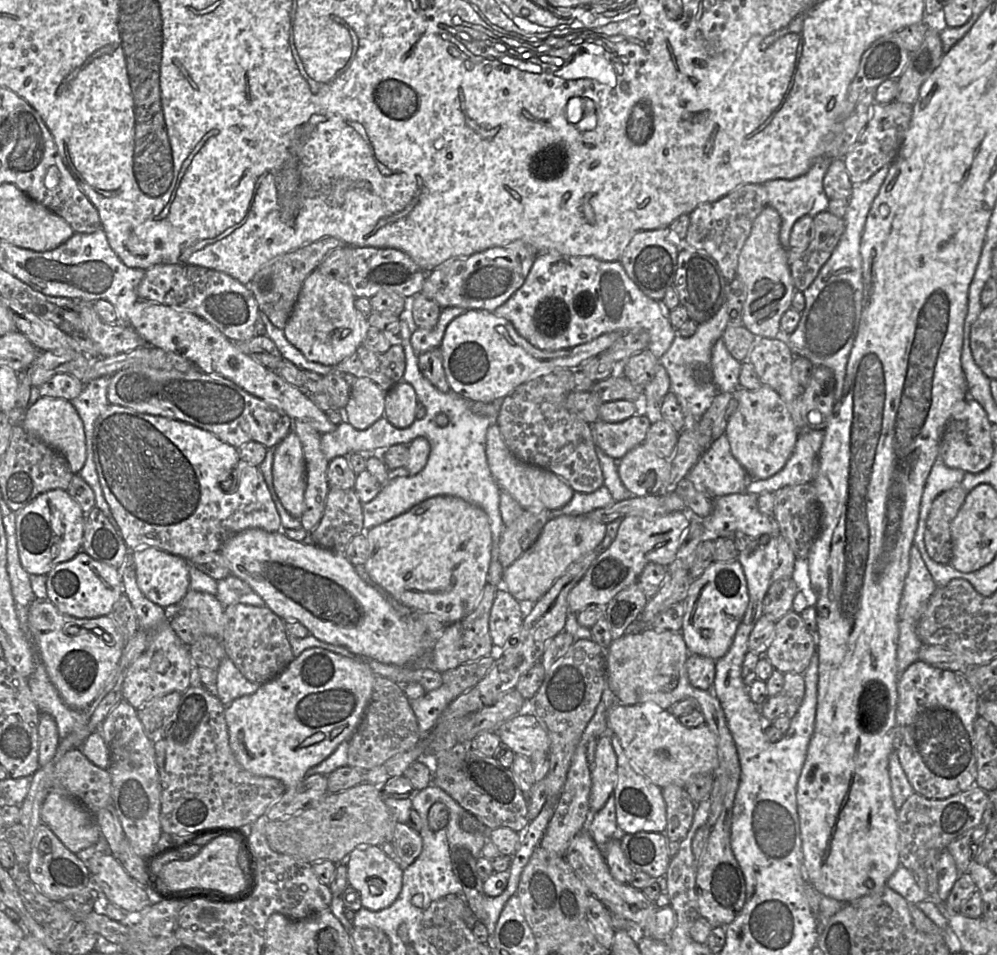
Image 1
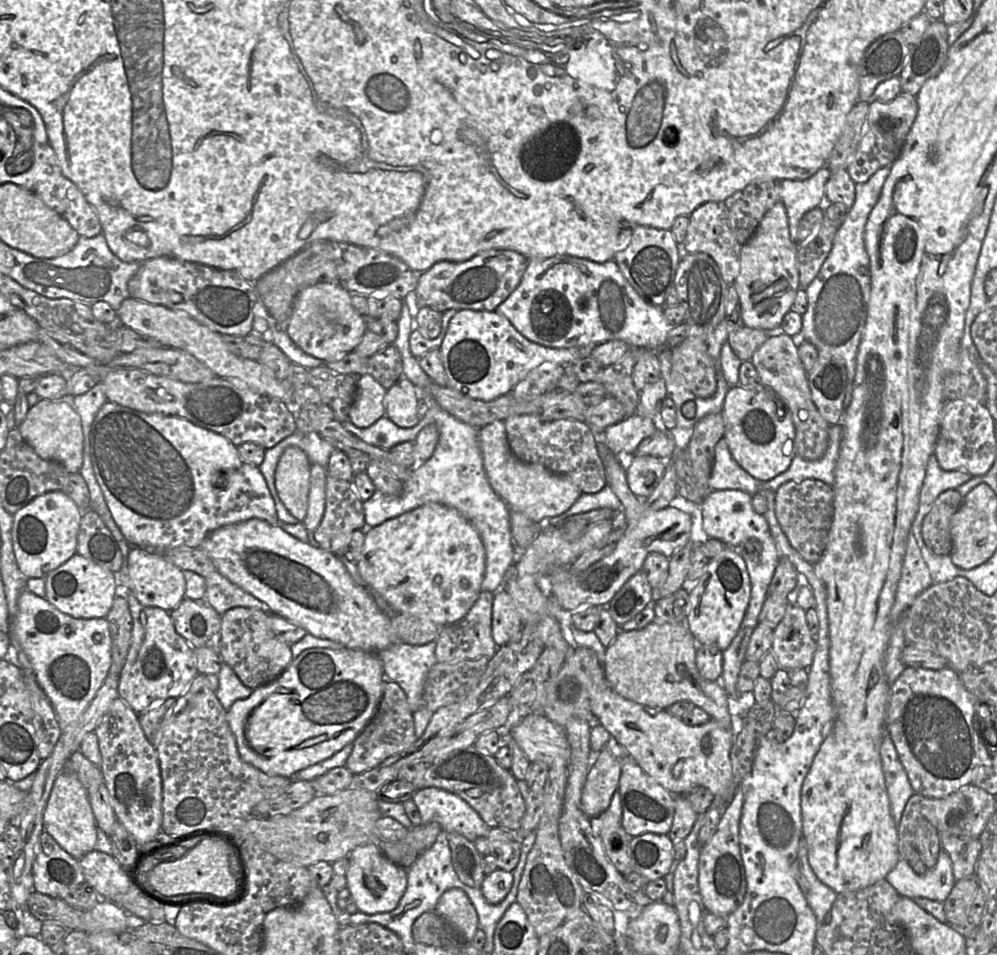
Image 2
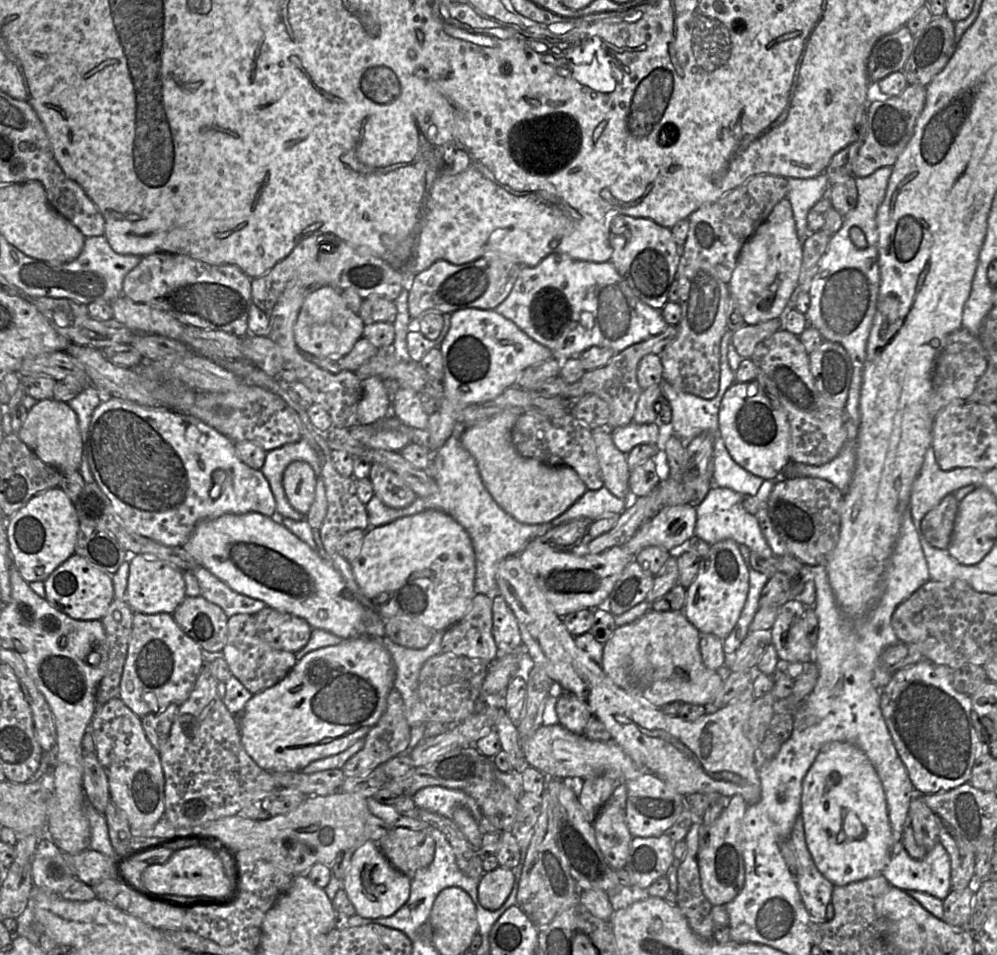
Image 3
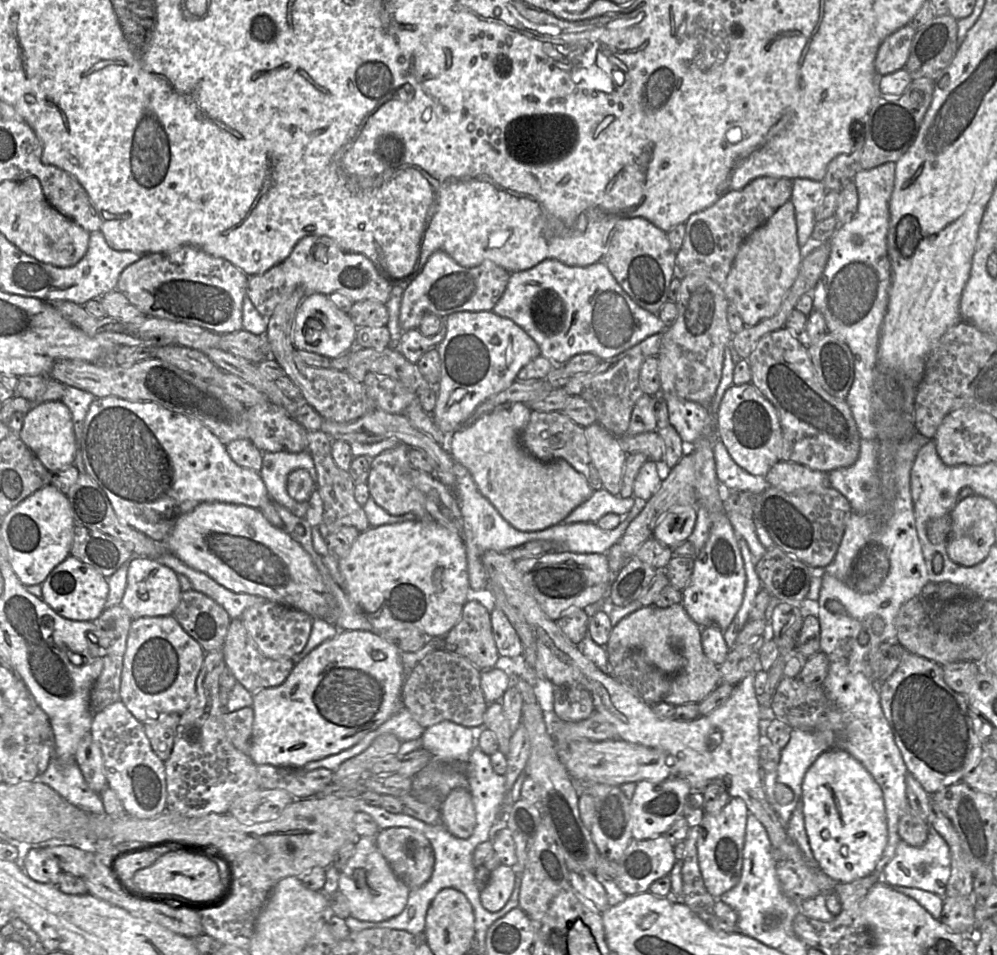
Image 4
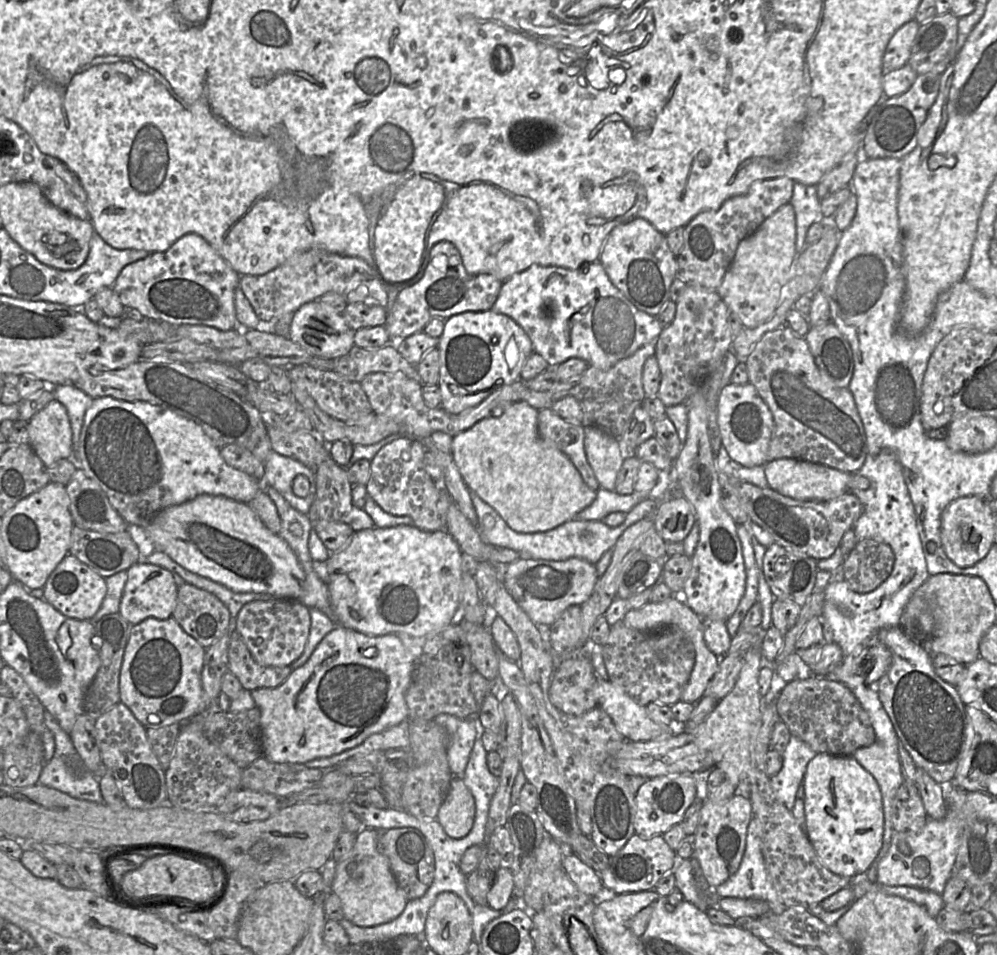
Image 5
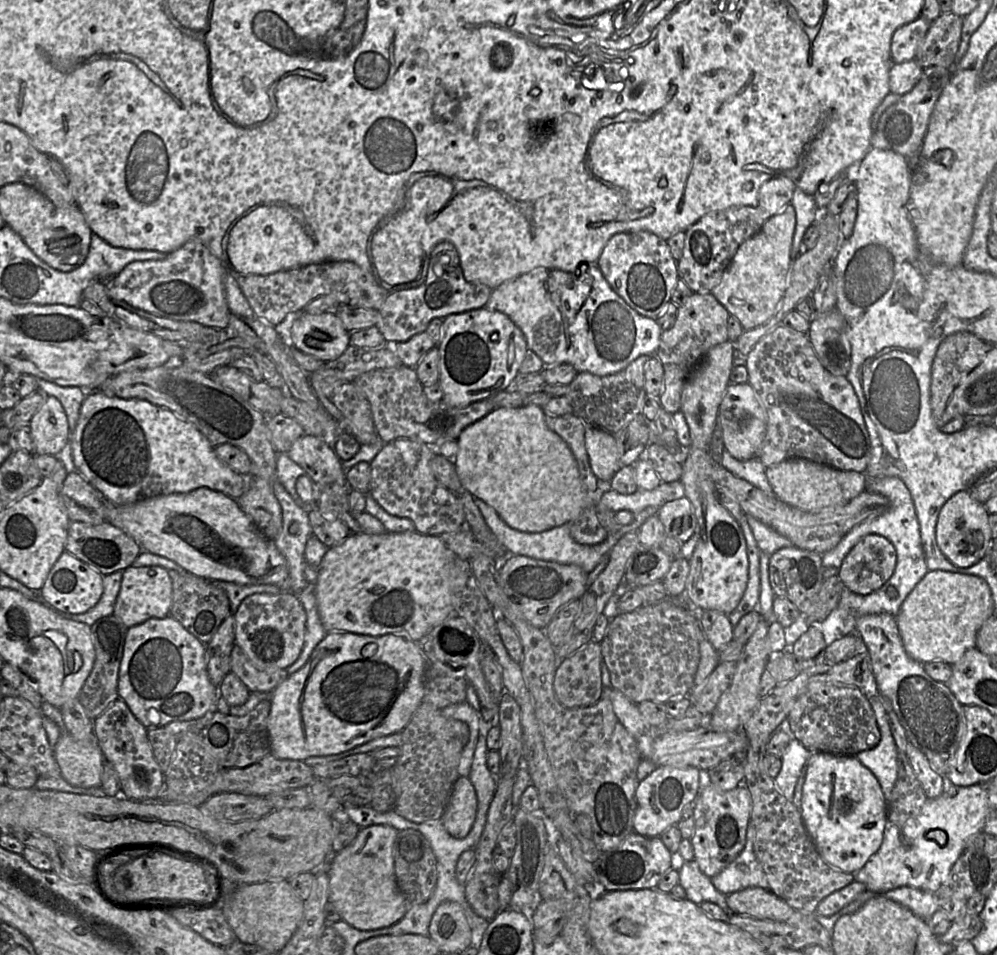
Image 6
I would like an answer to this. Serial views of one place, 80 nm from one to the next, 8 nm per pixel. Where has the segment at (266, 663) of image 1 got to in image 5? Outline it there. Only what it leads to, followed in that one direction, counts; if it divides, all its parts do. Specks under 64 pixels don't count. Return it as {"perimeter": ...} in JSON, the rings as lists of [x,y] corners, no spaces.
{"perimeter":[[[234,629],[230,631],[228,670],[247,691],[274,688],[282,684],[291,669],[289,666],[262,666],[252,657],[245,642]]]}

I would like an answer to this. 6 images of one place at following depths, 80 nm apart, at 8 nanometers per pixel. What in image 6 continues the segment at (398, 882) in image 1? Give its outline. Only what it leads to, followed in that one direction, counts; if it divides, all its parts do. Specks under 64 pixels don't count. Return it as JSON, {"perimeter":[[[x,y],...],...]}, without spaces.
{"perimeter":[[[386,824],[360,828],[354,841],[335,854],[329,876],[329,899],[341,918],[358,930],[370,931],[389,927],[407,912],[395,872],[393,845],[398,830]]]}

